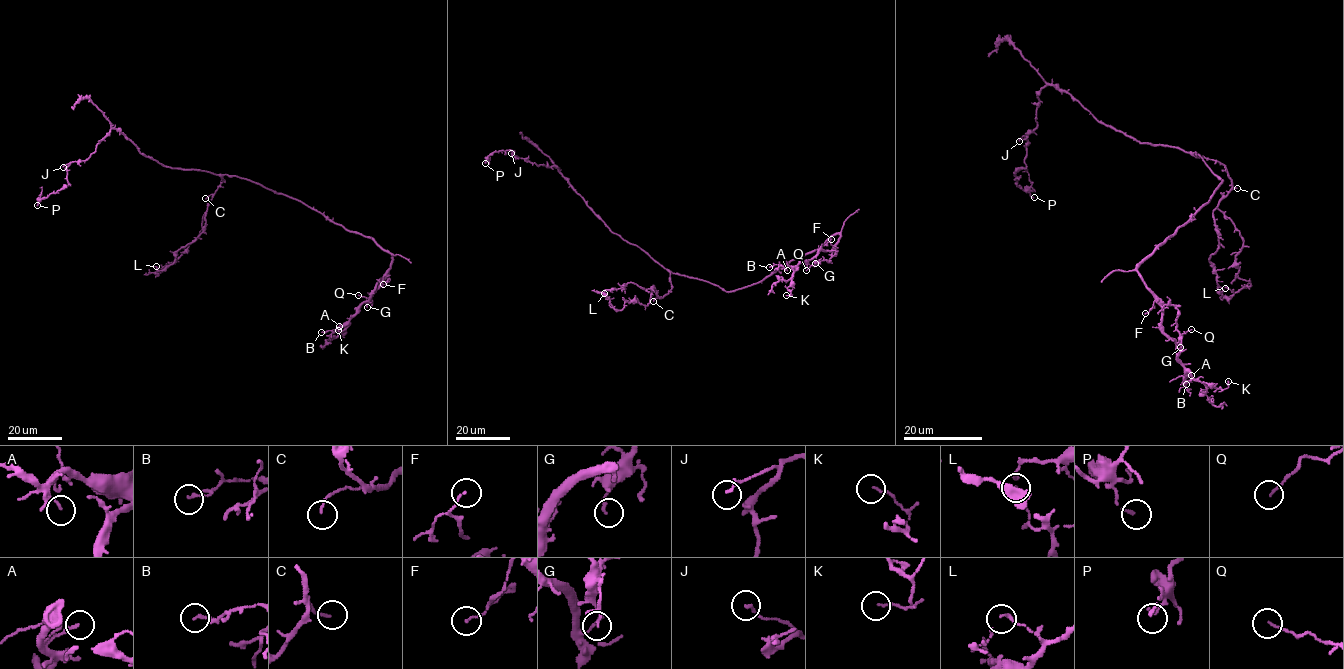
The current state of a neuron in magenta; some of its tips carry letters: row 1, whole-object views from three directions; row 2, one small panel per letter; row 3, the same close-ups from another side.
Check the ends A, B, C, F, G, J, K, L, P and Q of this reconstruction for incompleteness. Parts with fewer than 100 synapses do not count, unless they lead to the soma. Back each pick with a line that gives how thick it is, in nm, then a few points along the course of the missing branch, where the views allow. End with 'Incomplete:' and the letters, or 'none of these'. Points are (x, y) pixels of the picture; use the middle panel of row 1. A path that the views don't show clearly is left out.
Incomplete: none of these

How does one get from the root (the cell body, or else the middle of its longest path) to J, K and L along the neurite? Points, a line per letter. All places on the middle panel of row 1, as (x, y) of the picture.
J: (694, 278), (672, 273), (637, 246), (614, 233), (554, 166), (537, 165), (511, 153)
K: (694, 278), (726, 291), (742, 289), (839, 233), (831, 250), (798, 265), (786, 295)
L: (694, 278), (671, 272), (666, 295), (660, 298), (653, 288), (646, 305), (633, 300), (620, 310), (604, 293)

